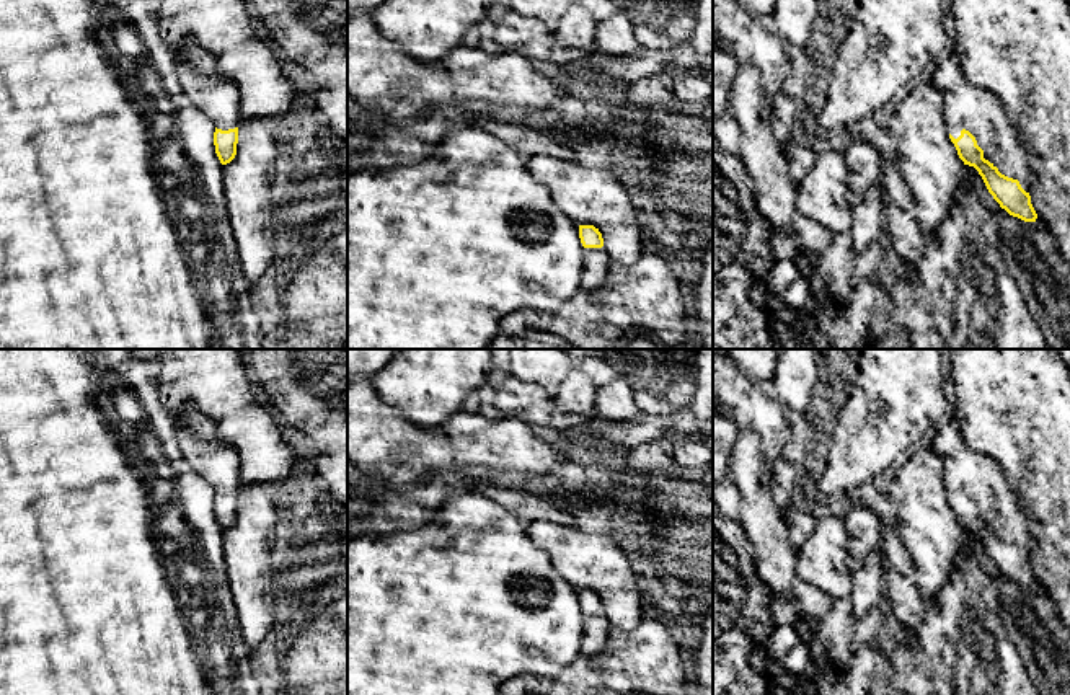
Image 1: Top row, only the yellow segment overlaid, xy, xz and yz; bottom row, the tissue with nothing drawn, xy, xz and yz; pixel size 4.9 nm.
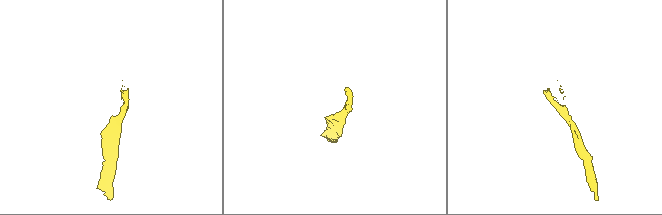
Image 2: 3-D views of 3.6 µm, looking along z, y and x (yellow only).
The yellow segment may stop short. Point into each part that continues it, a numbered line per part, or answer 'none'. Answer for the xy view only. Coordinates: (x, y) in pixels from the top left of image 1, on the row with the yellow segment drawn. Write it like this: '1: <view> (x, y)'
1: xy (221, 100)

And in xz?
1: xz (596, 260)

